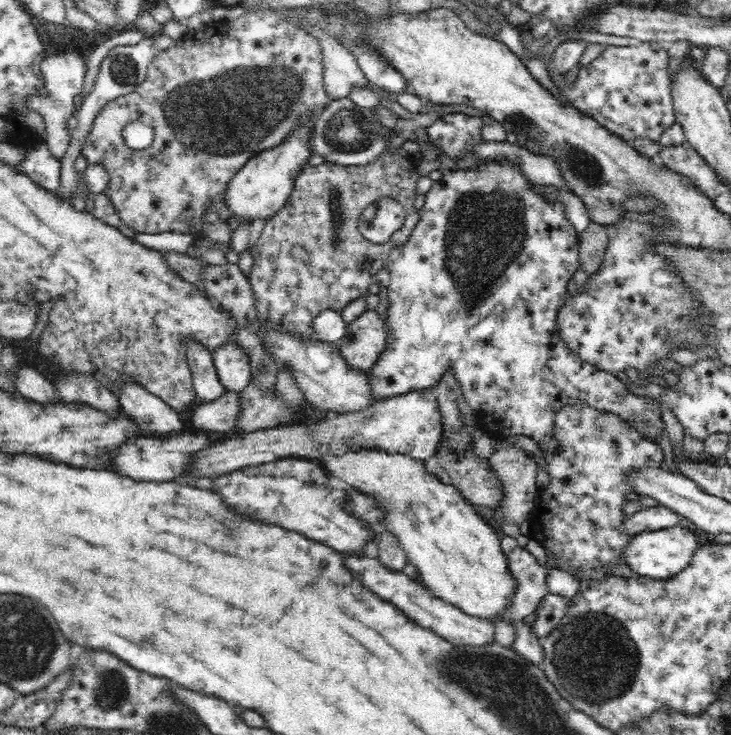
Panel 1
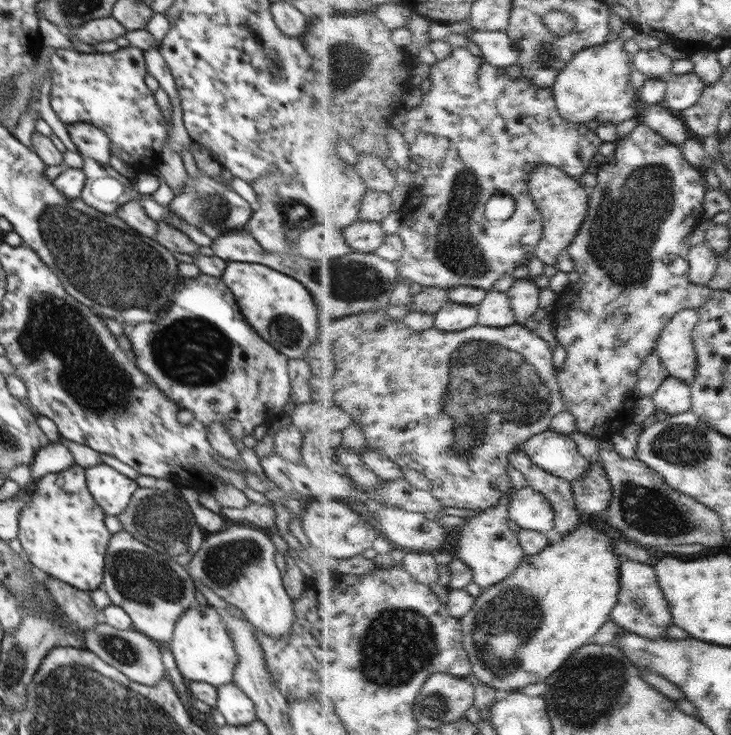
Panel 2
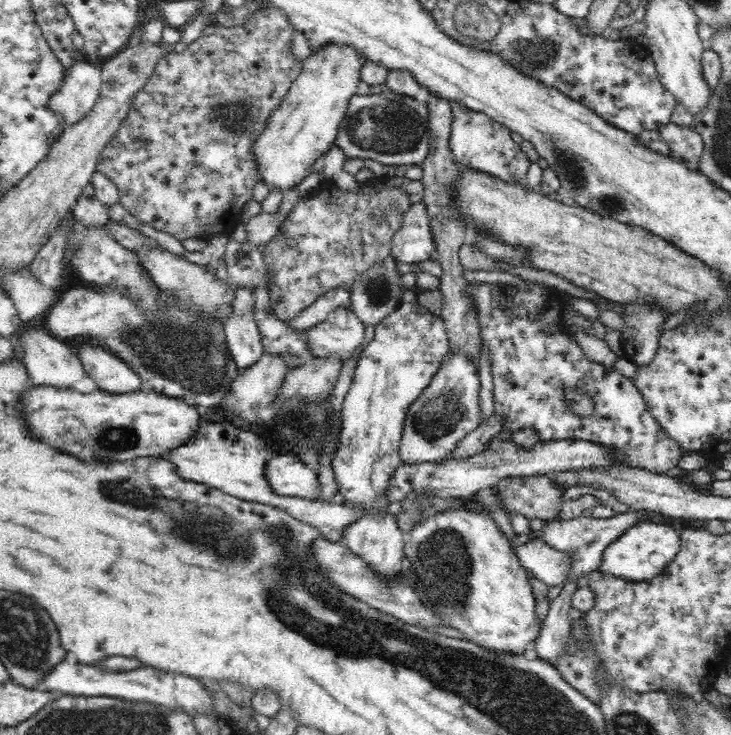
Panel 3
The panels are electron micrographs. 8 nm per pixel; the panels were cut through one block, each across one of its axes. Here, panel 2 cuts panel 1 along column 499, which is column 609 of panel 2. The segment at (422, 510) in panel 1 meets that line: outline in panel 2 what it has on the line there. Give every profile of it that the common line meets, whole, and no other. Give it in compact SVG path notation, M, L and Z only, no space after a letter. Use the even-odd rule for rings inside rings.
M588 524L578 525L572 533L563 536L563 538L554 537L548 549L544 550L539 556L527 555L520 565L520 569L512 577L490 587L490 590L482 594L470 614L462 620L465 627L464 644L472 662L475 663L475 676L487 685L509 693L526 688L530 684L547 682L554 672L558 671L558 668L562 668L578 649L582 649L583 646L593 641L594 636L602 630L602 626L605 626L606 622L613 620L614 610L620 602L622 562L623 557L618 553L615 539L606 532L600 532L598 527Z

